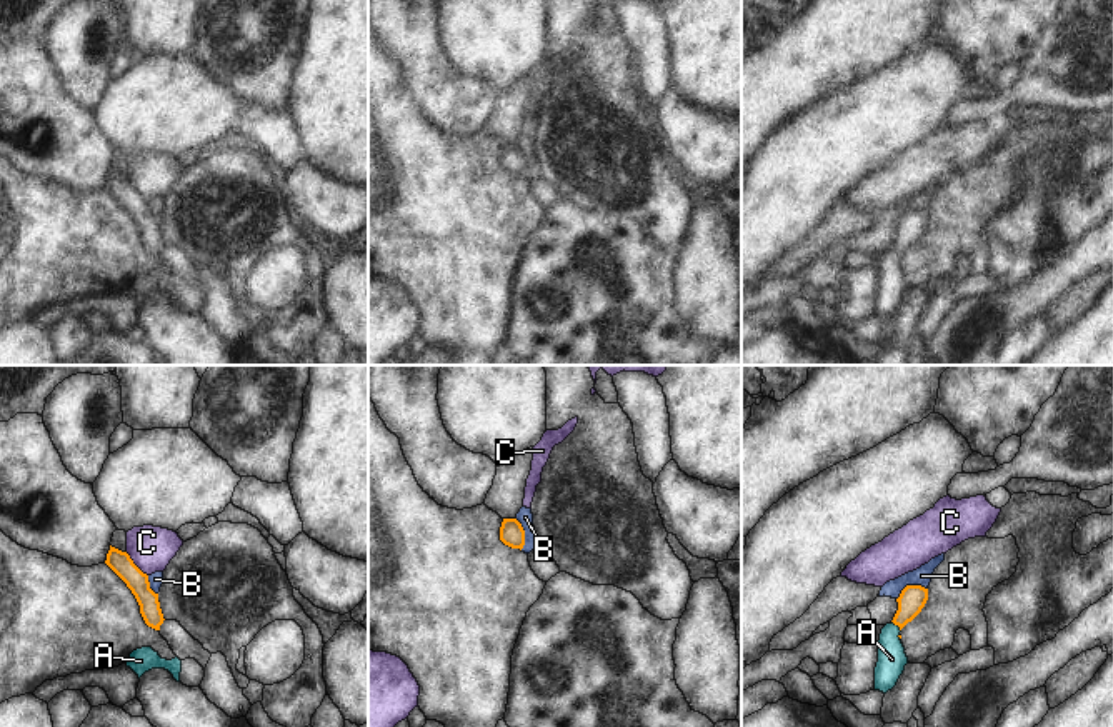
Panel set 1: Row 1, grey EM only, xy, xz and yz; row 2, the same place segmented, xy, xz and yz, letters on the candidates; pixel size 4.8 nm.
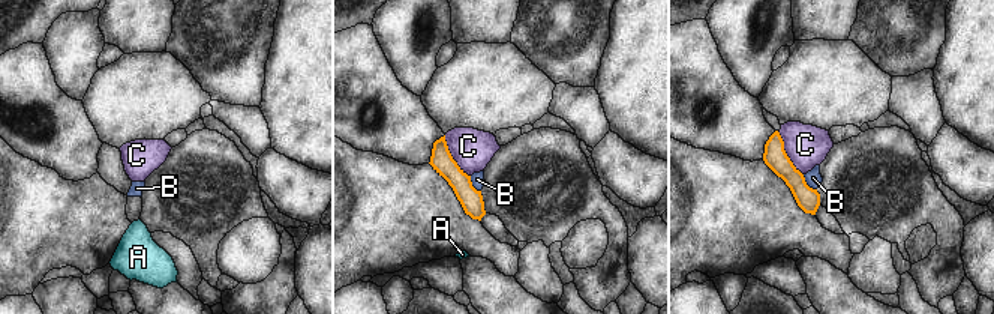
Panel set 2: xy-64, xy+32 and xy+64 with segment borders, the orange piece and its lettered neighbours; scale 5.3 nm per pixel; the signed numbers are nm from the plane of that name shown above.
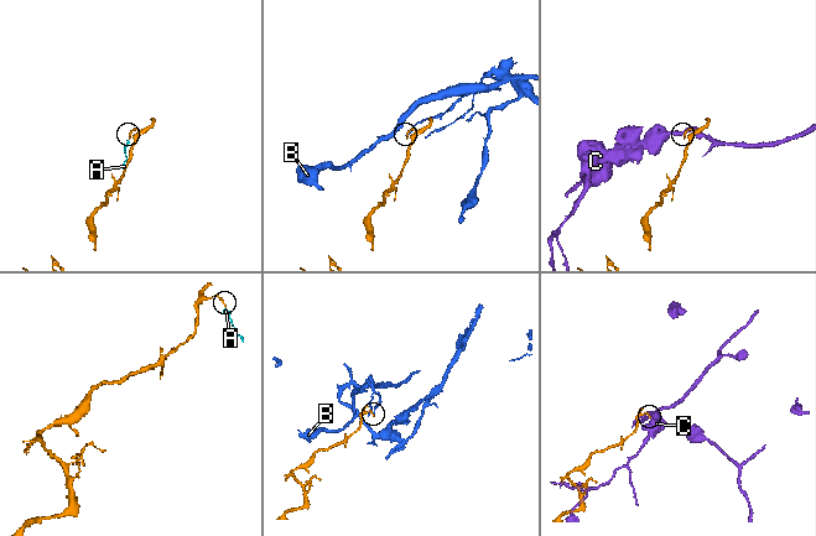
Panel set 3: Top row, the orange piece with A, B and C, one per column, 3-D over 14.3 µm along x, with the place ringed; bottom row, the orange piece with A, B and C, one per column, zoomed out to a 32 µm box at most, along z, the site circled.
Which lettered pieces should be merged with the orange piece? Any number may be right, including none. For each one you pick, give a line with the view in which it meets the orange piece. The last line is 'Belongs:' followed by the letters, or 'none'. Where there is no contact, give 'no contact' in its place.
A: yz
Belongs: A

